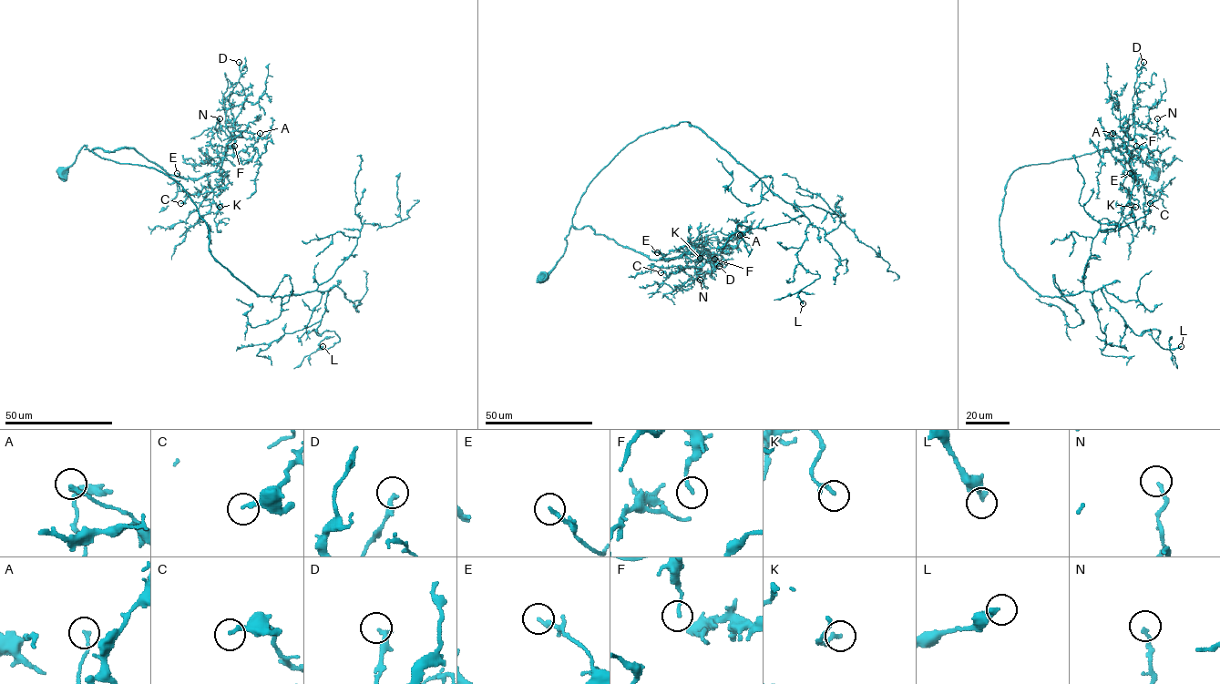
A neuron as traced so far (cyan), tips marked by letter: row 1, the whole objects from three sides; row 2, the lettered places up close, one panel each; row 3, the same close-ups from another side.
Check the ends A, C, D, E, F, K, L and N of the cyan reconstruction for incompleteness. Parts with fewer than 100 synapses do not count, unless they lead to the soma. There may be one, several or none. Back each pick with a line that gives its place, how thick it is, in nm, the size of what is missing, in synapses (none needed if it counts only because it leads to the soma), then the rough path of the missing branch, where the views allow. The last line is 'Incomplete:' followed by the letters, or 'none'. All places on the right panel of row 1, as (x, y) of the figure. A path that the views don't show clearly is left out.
Incomplete: none

